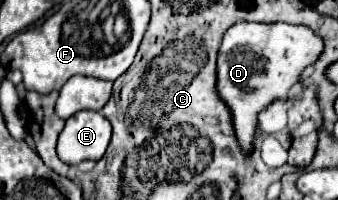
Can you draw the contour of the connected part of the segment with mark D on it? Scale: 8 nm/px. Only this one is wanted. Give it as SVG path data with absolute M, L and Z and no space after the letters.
M240 23L224 33L216 61L216 93L230 109L242 155L250 155L254 149L260 111L274 101L288 101L288 91L300 83L304 69L314 65L322 51L322 37L306 25Z

